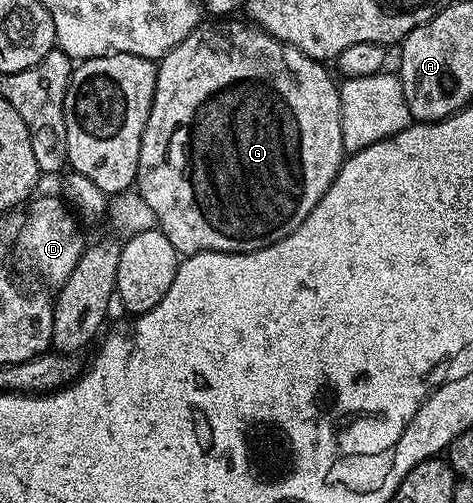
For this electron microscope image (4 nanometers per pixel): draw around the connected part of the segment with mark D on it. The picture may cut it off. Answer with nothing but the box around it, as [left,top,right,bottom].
[17,195,85,285]

